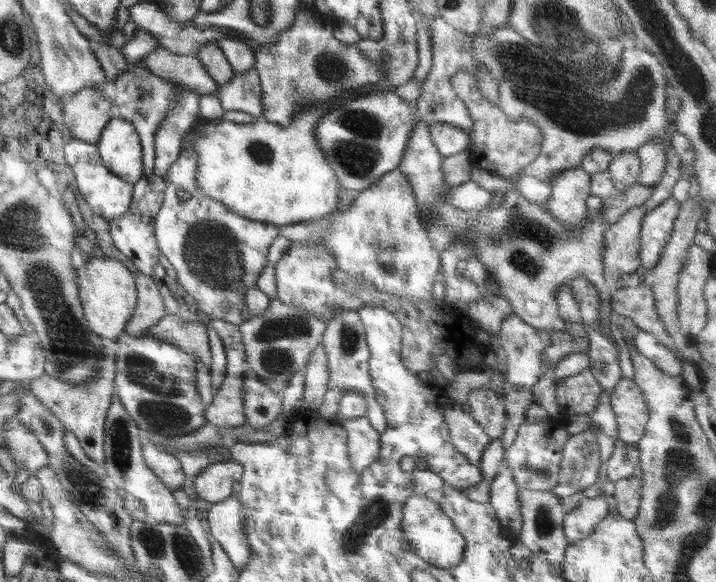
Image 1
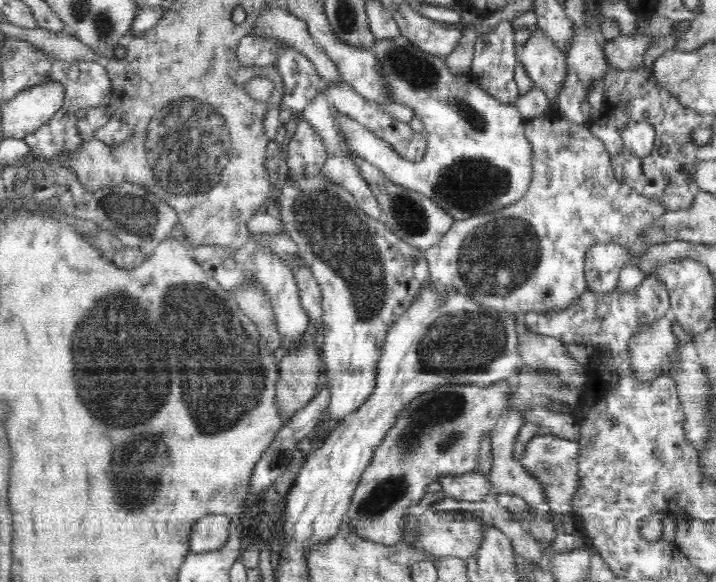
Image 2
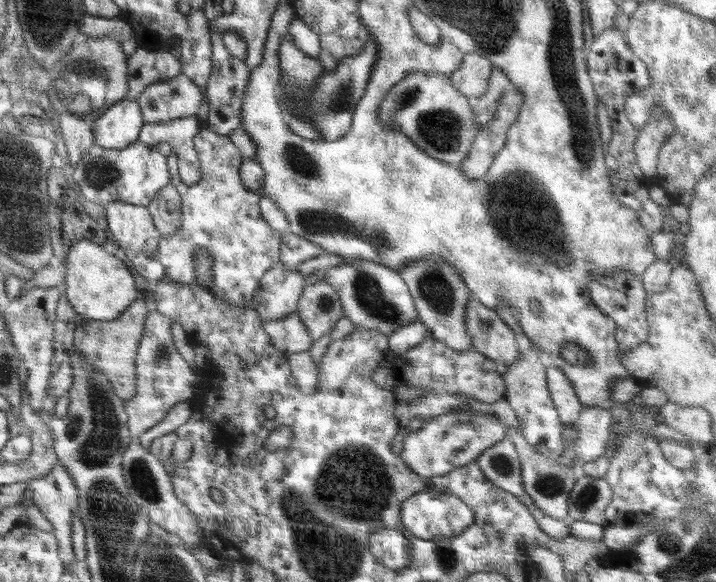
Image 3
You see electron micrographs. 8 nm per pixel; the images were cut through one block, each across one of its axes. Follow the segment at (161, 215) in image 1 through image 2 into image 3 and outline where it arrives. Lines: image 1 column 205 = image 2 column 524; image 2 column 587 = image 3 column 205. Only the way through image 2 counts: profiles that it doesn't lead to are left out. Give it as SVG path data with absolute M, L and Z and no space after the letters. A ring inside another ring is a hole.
M201 127L193 140L194 148L198 151L201 177L193 185L187 185L176 176L176 168L170 168L171 183L178 189L181 196L182 210L180 220L182 225L174 233L162 237L158 245L158 260L164 265L165 280L182 282L182 284L196 283L196 267L194 254L204 250L212 258L212 279L206 289L210 294L218 296L220 300L228 302L230 306L252 306L254 294L260 286L260 278L279 261L282 236L268 226L268 222L260 212L260 191L251 191L242 185L240 168L246 158L232 144L229 137L214 132L210 127Z

